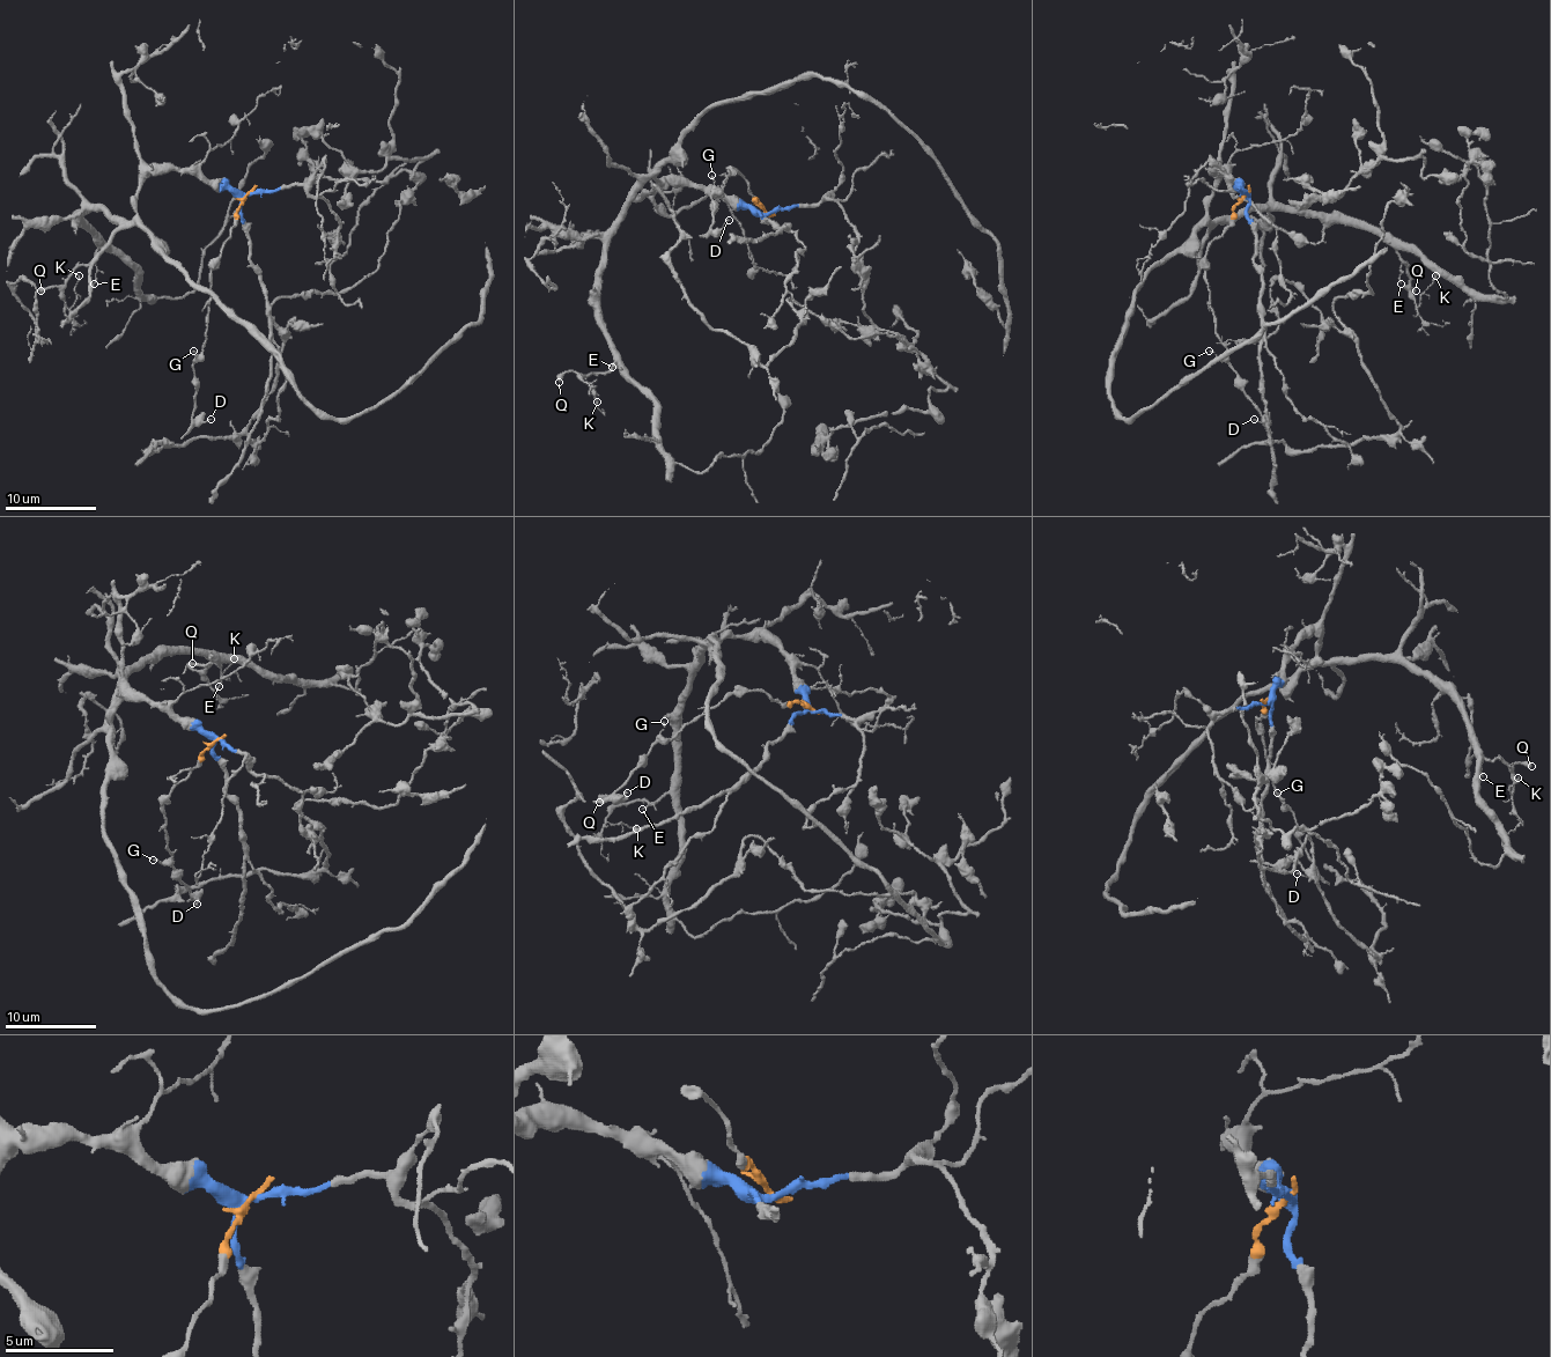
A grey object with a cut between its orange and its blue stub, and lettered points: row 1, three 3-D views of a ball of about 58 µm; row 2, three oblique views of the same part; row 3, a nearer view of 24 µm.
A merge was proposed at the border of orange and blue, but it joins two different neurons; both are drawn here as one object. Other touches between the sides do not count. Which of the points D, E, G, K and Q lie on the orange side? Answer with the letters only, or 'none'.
D, G

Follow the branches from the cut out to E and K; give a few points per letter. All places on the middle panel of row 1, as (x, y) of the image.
E: (768, 213), (700, 189), (672, 186), (654, 175), (606, 243), (599, 321), (613, 366)
K: (768, 213), (654, 175), (635, 193), (599, 277), (615, 363), (581, 377), (597, 403)

